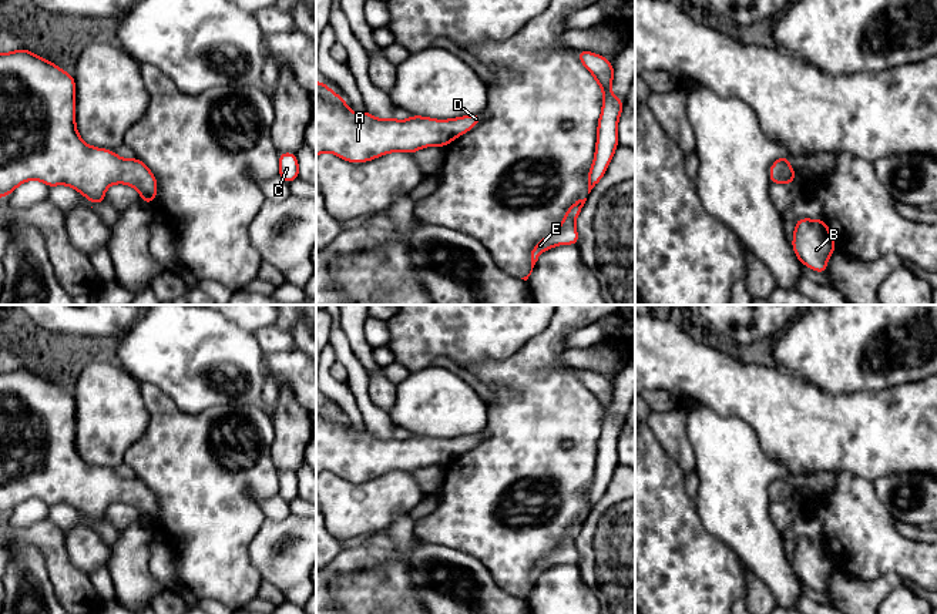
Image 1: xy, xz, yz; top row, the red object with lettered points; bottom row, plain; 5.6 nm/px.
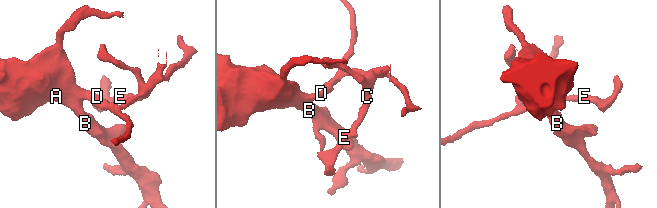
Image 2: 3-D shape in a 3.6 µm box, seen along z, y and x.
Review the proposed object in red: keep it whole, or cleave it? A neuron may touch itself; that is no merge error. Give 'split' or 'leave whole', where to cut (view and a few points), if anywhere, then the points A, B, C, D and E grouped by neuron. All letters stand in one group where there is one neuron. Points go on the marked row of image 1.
leave whole | no cut | A B C D E

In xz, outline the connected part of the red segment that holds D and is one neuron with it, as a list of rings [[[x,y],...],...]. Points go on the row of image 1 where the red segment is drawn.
[[[316,81],[316,157],[332,152],[347,162],[366,162],[393,151],[413,154],[424,147],[449,145],[454,138],[466,134],[483,120],[483,114],[463,115],[450,120],[434,120],[412,115],[400,121],[380,120],[367,111],[355,114],[346,101],[325,83]]]

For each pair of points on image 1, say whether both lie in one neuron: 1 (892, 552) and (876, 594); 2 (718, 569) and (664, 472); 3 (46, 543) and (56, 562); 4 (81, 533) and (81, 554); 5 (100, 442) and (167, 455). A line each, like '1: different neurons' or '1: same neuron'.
1: different neurons
2: same neuron
3: same neuron
4: same neuron
5: different neurons

